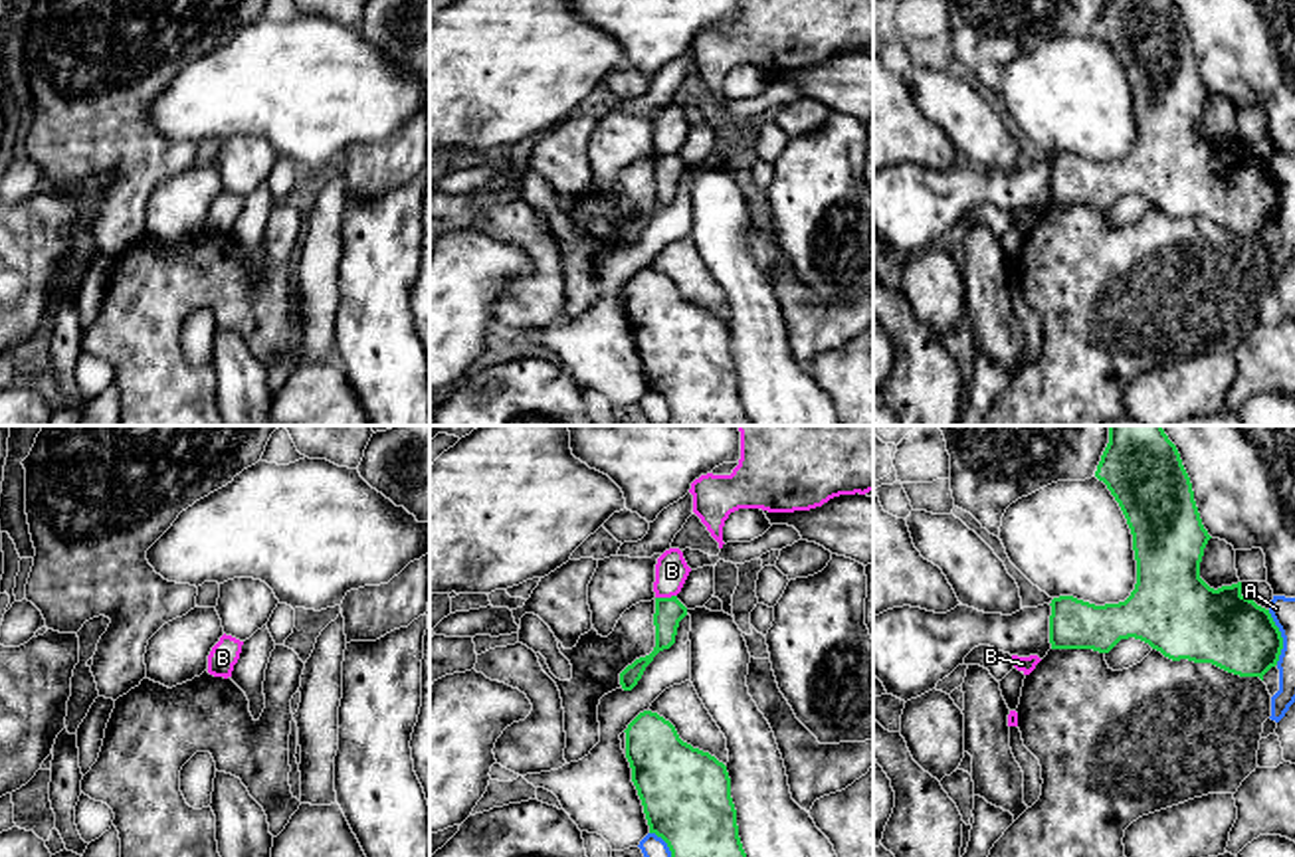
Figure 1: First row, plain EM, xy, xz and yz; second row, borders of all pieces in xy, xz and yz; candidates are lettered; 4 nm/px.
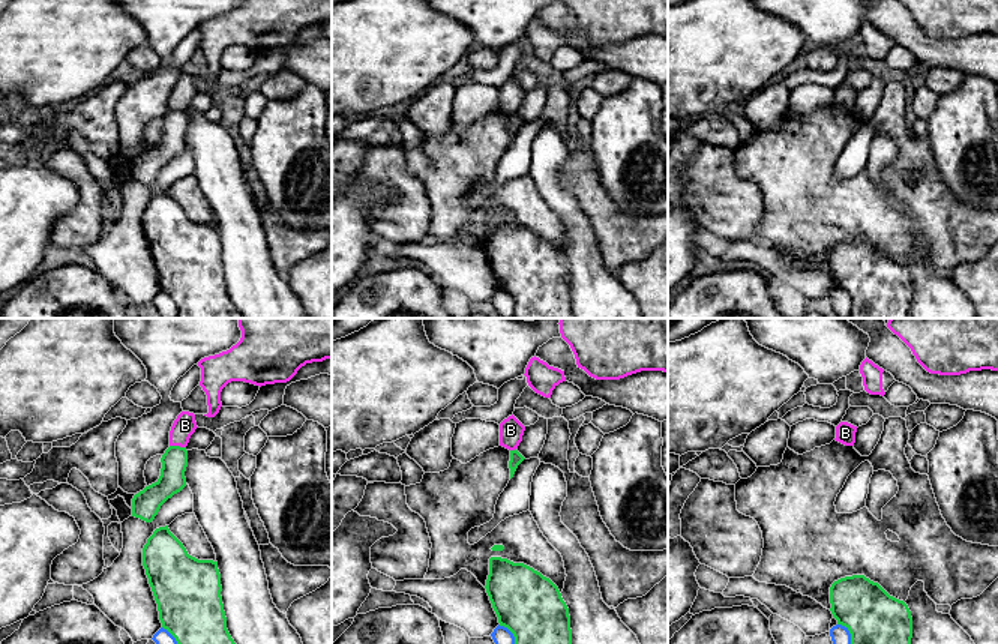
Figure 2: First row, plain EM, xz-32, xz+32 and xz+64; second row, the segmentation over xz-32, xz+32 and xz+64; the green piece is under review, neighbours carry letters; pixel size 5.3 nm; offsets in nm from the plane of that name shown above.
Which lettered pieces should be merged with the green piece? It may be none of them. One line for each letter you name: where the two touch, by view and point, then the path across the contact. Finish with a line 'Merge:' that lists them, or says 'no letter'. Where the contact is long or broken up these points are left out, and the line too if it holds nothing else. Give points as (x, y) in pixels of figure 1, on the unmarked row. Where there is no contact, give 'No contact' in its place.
Merge: no letter

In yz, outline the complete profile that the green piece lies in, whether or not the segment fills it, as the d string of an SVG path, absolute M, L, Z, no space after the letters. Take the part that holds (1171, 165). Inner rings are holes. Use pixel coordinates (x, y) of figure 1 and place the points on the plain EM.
M1107 0L1095 34L1119 59L1133 91L1137 141L1119 160L1095 162L1073 152L1051 156L1051 206L1109 210L1121 196L1141 196L1172 218L1212 220L1240 234L1259 234L1277 222L1283 194L1269 166L1242 150L1242 139L1210 144L1200 135L1212 95L1202 81L1190 34L1174 0Z

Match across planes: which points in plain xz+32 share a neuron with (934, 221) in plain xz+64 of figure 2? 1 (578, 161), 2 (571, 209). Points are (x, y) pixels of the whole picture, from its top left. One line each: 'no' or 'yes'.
1: yes
2: no

